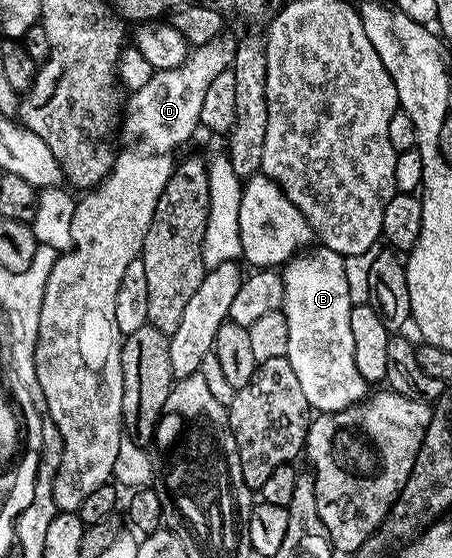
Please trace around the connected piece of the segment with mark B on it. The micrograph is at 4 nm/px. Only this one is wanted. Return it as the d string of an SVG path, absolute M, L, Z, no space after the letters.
M316 245L305 250L299 257L288 260L282 271L282 310L286 317L286 330L290 333L290 338L286 341L286 358L290 361L290 369L294 369L294 374L302 385L302 394L306 396L309 408L316 413L341 411L364 402L370 395L370 384L362 377L362 373L358 373L354 365L354 333L350 333L350 313L354 305L350 301L350 289L346 285L344 261L345 256L334 253L334 249Z

